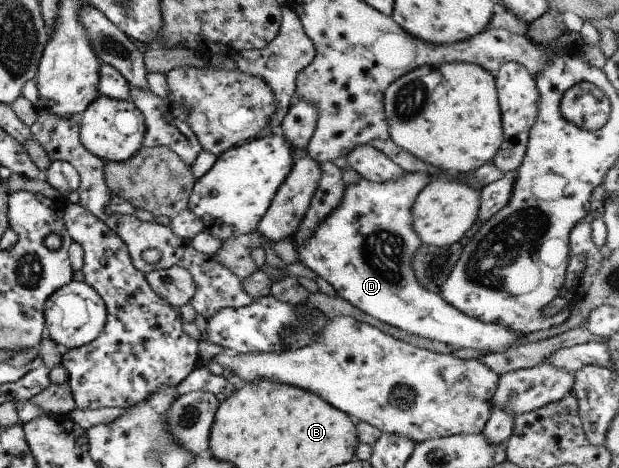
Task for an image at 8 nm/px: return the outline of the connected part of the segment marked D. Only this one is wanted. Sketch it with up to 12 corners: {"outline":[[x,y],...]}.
{"outline":[[430,176],[346,185],[297,261],[364,313],[454,350],[523,333],[418,283]]}

